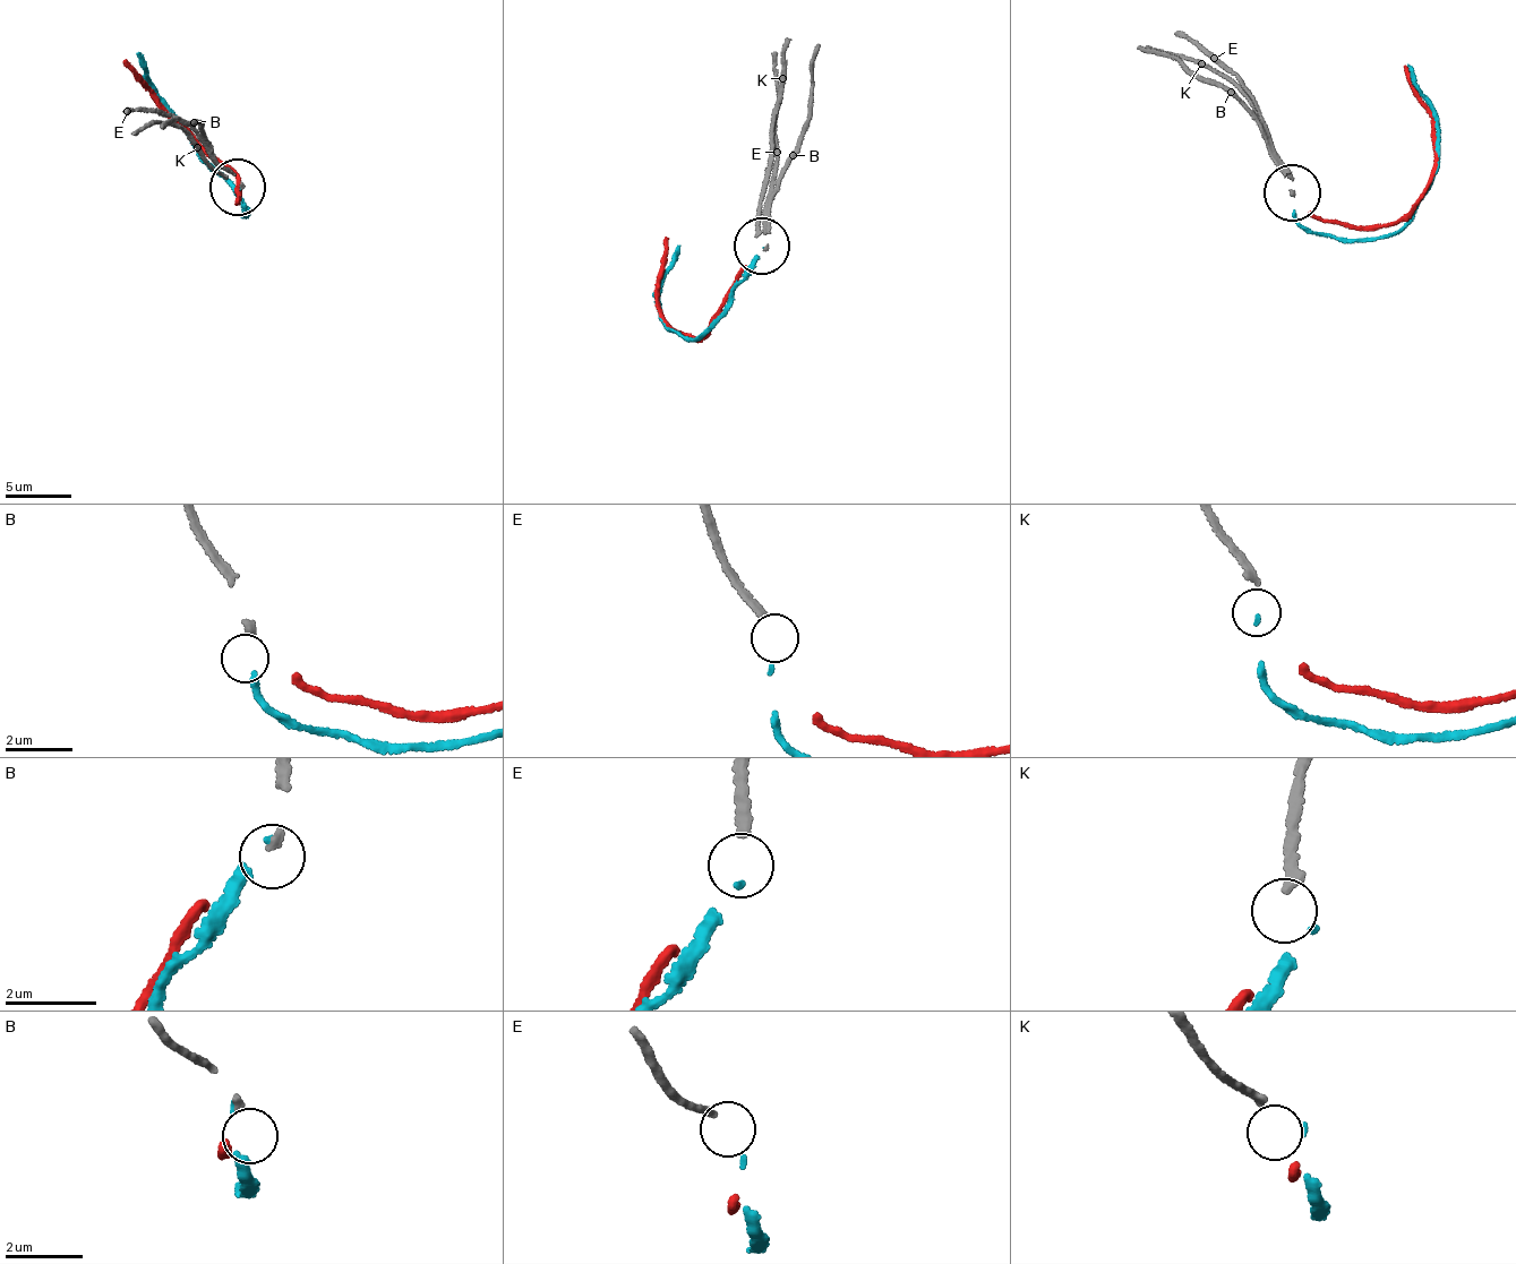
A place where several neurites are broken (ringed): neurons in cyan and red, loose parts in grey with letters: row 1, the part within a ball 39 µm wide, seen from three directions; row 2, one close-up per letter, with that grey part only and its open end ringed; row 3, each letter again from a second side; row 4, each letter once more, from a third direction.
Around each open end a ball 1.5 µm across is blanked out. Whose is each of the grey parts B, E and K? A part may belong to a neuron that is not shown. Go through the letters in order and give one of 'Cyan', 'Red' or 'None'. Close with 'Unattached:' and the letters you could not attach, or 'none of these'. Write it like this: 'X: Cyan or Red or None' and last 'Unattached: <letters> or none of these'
B: None
E: None
K: None
Unattached: B, E, K

